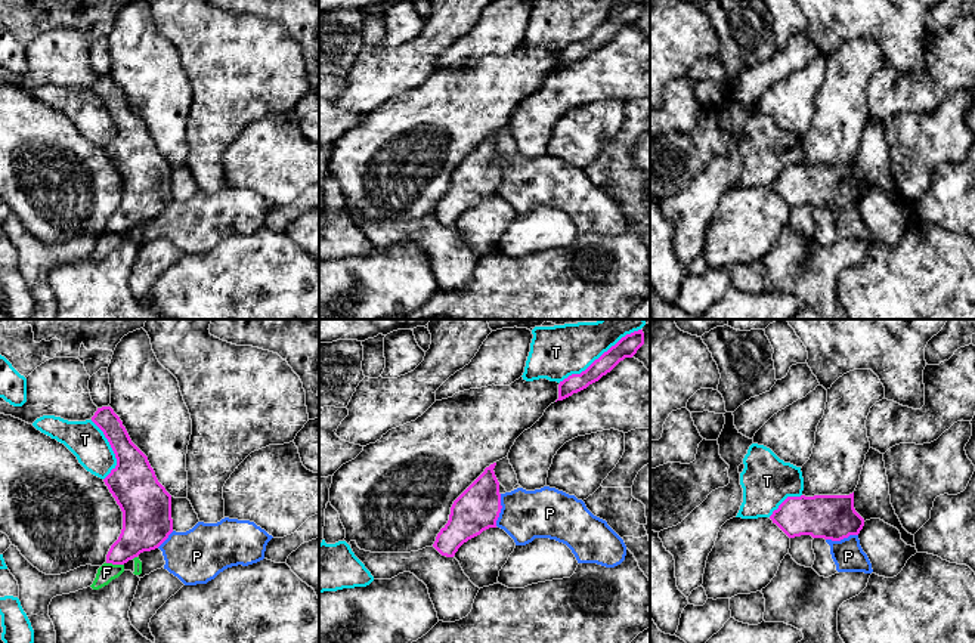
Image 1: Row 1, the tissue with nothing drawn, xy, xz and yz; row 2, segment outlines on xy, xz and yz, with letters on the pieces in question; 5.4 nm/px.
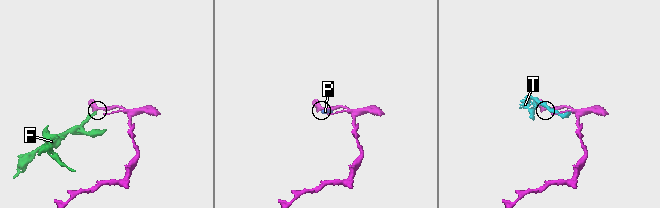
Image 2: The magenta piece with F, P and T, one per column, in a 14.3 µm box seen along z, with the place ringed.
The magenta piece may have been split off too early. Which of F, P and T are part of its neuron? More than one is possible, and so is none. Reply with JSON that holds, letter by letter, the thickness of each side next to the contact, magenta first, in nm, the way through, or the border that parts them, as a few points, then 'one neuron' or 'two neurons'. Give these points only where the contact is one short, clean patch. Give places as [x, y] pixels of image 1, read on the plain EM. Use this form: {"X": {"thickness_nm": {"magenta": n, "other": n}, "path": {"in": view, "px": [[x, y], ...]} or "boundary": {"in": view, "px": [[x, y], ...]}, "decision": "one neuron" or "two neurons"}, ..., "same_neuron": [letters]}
{"F": {"thickness_nm": {"magenta": 240, "other": 100}, "boundary": {"in": "xy", "px": [[107, 231], [123, 234]]}, "decision": "two neurons"}, "P": {"thickness_nm": {"magenta": 240, "other": 280}, "boundary": {"in": "xz", "px": [[501, 163], [501, 181], [495, 194]]}, "decision": "two neurons"}, "T": {"thickness_nm": {"magenta": 110, "other": 280}, "decision": "two neurons"}, "same_neuron": []}

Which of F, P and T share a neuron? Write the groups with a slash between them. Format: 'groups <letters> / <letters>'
groups F P / T

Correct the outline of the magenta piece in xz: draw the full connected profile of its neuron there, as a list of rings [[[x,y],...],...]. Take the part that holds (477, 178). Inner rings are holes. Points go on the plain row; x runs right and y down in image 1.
[[[496,132],[485,140],[454,170],[448,192],[440,198],[433,216],[446,226],[454,226],[468,208],[489,197],[496,197],[501,182]]]

